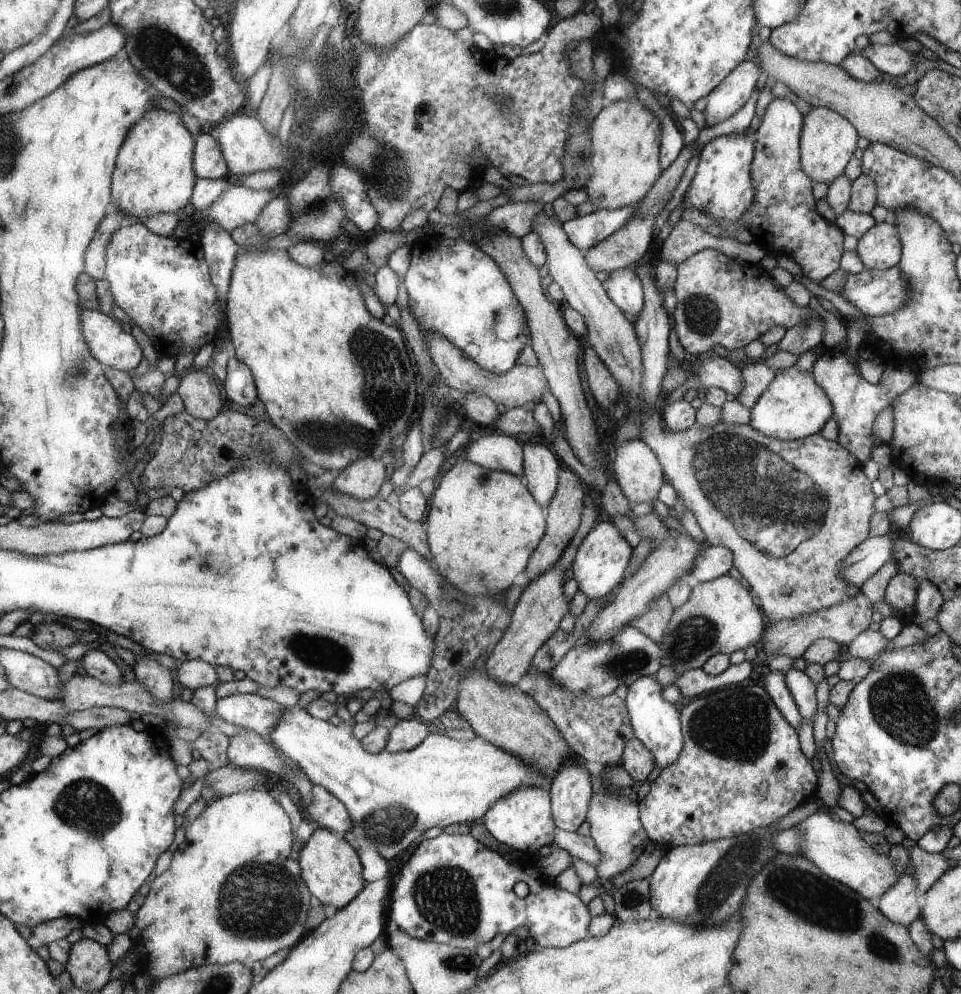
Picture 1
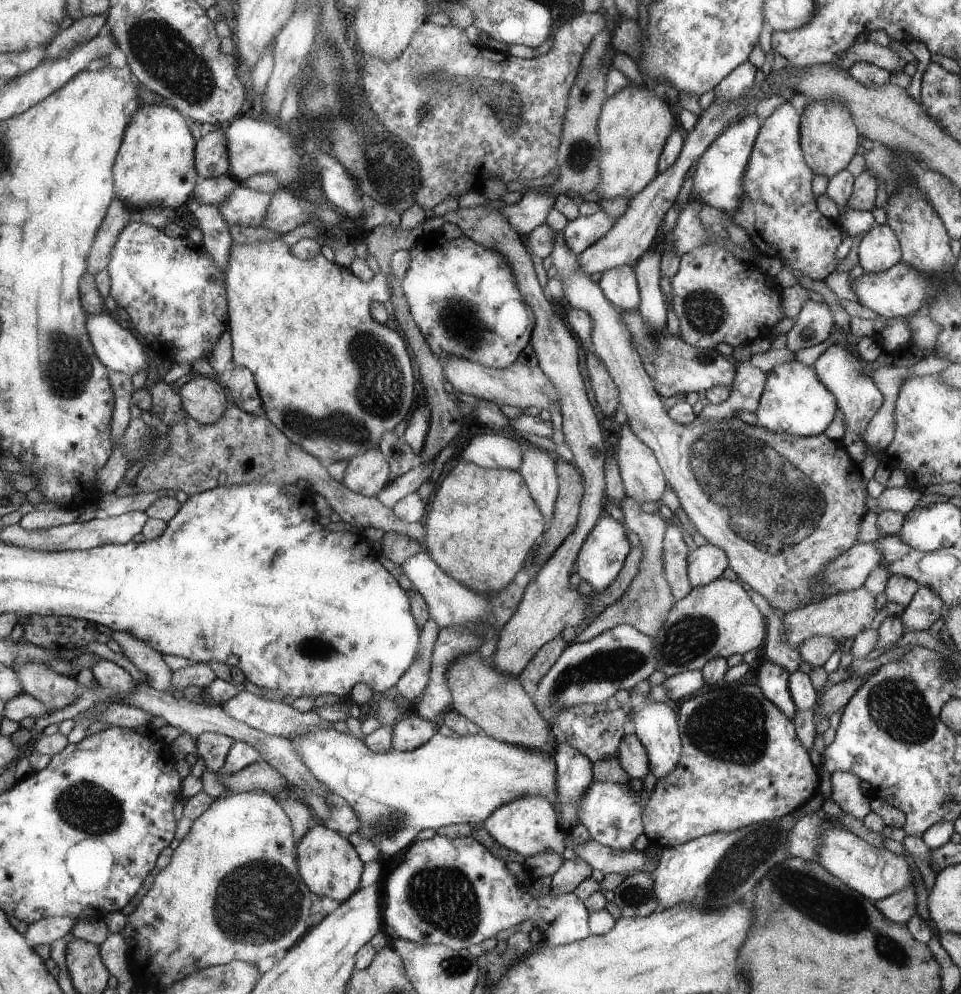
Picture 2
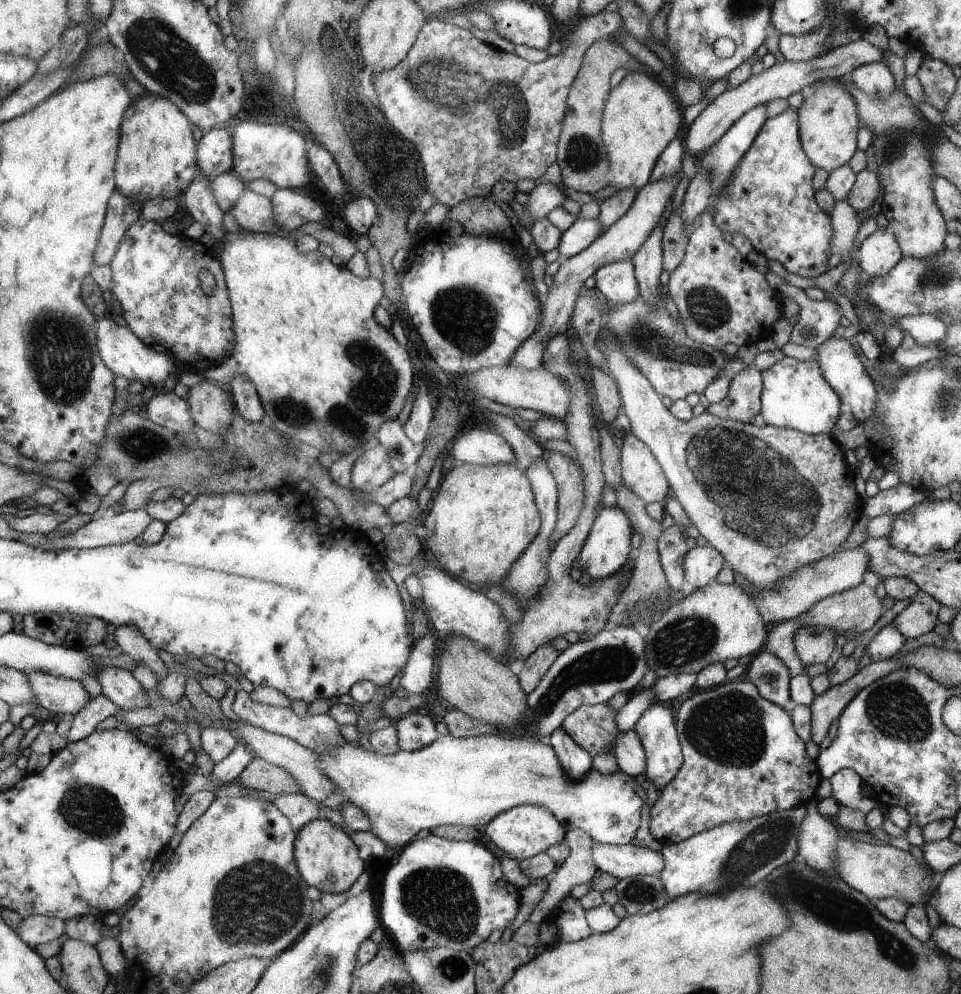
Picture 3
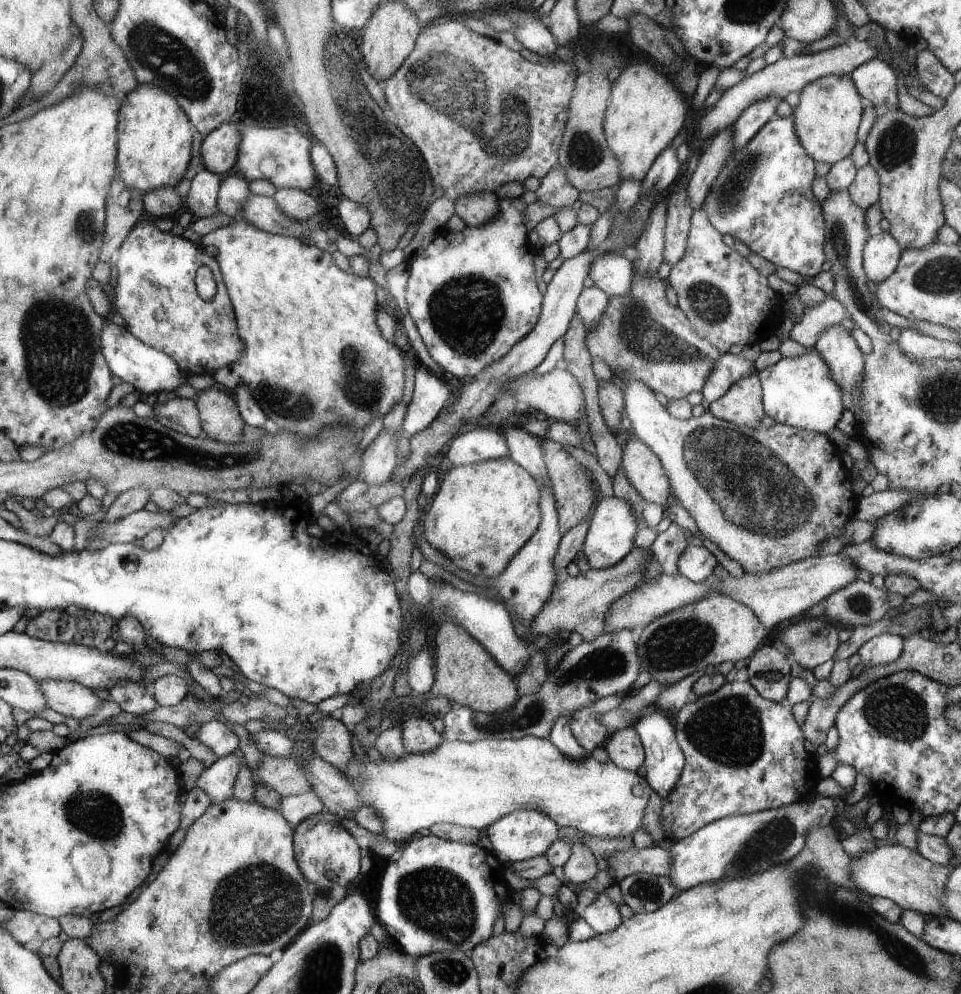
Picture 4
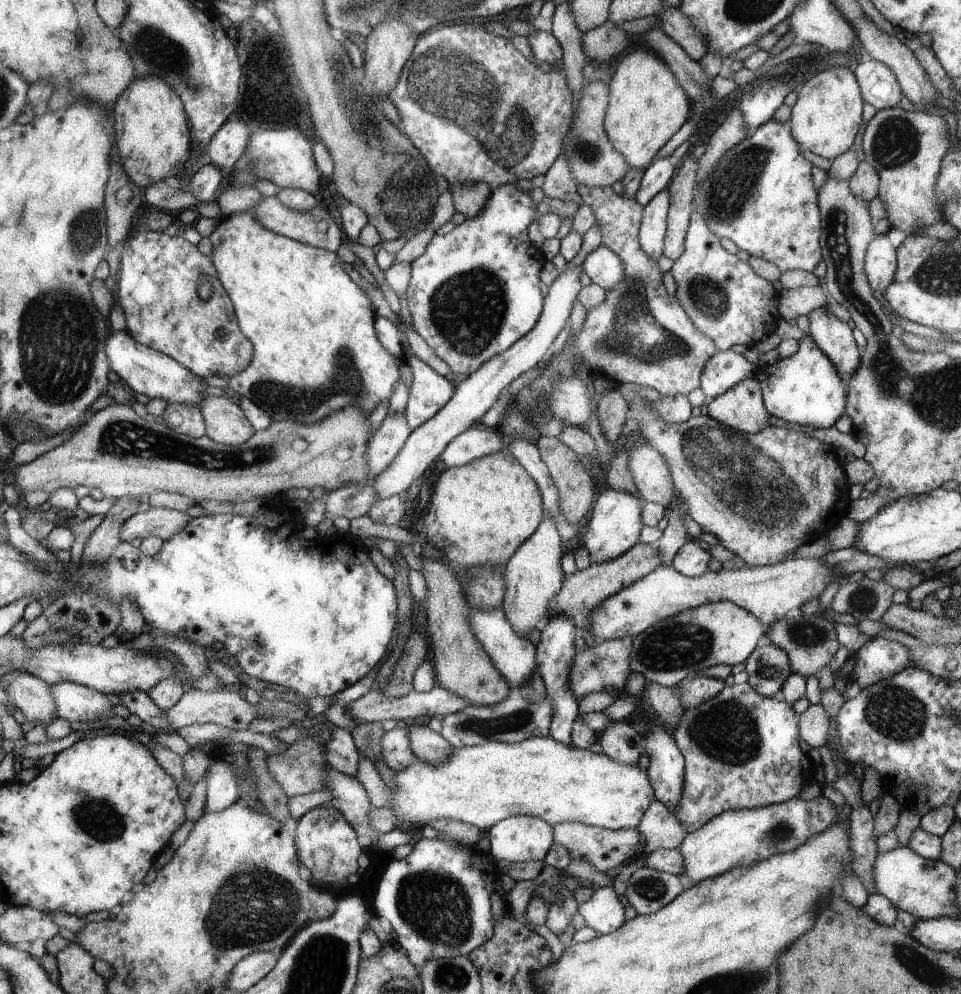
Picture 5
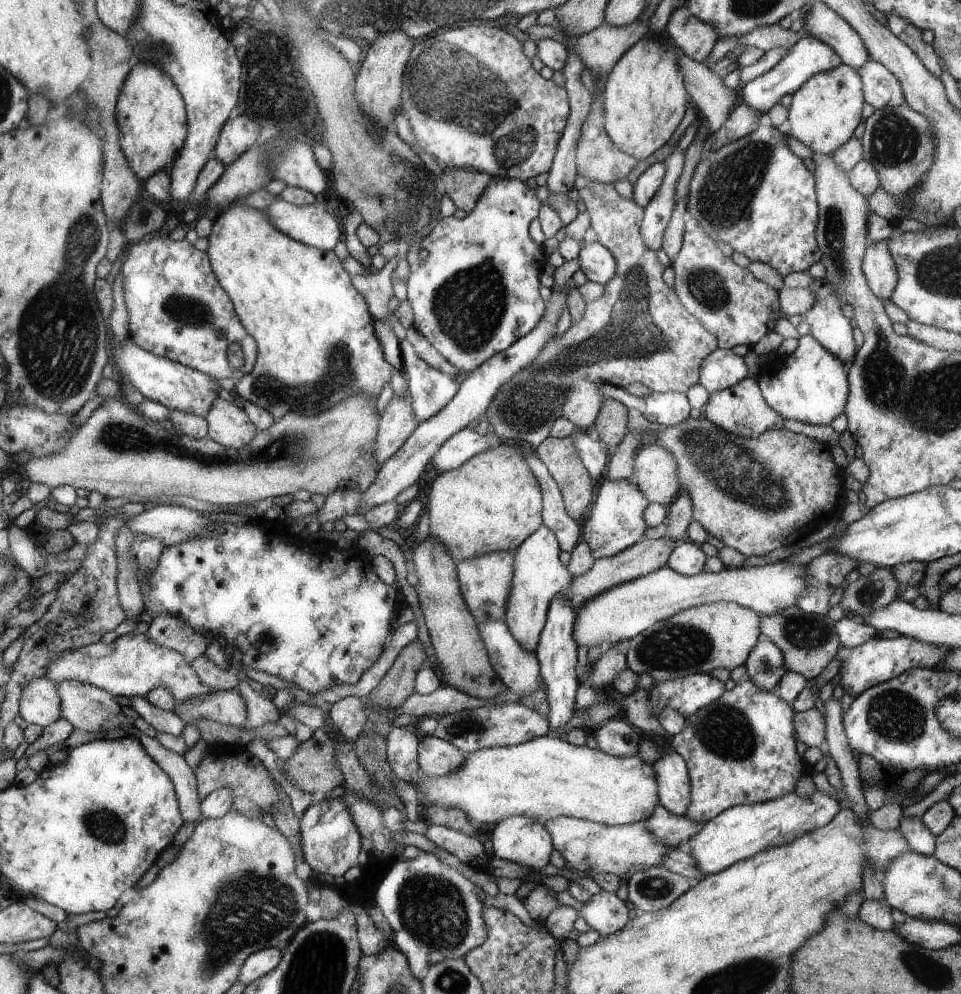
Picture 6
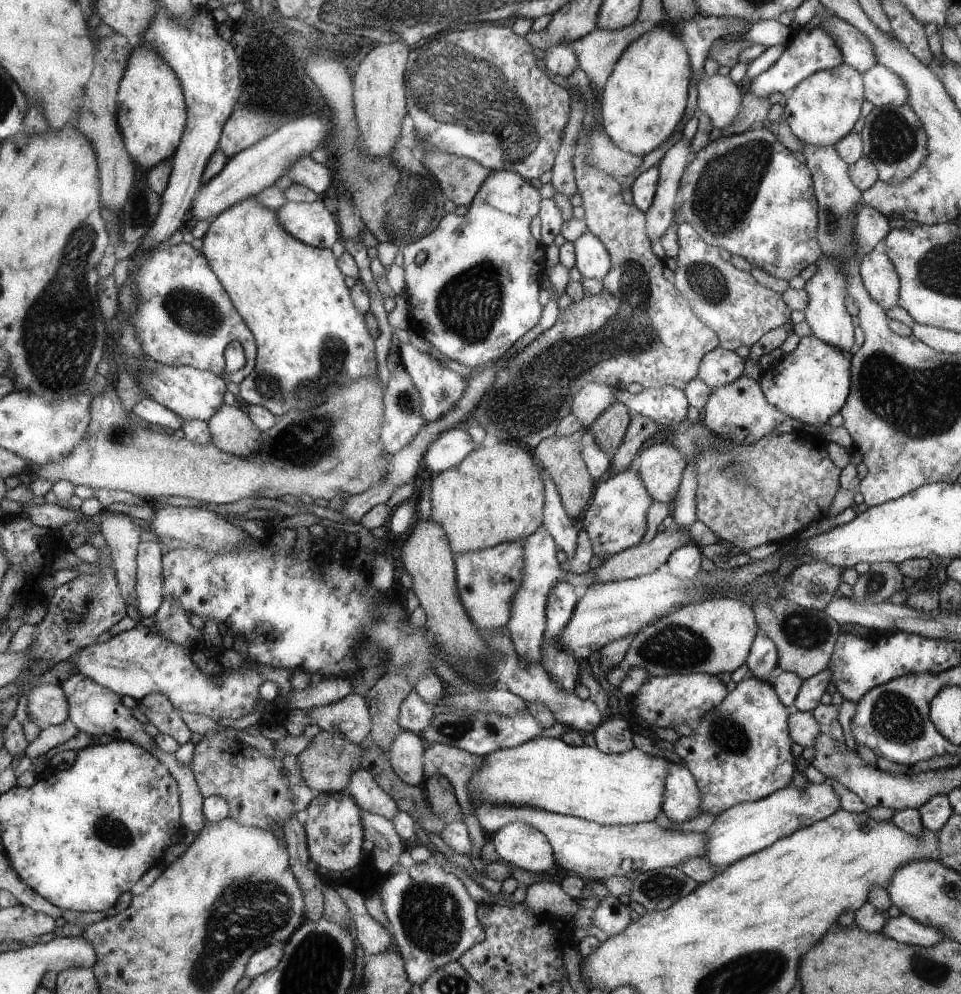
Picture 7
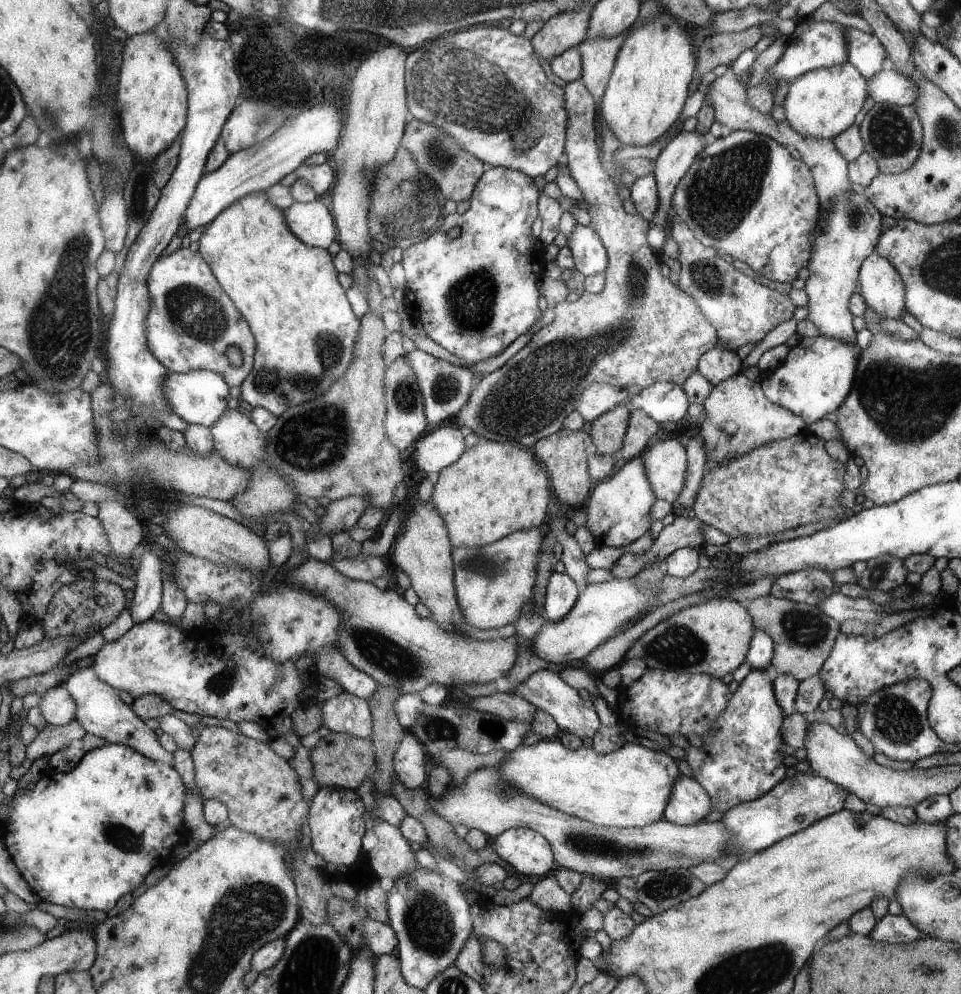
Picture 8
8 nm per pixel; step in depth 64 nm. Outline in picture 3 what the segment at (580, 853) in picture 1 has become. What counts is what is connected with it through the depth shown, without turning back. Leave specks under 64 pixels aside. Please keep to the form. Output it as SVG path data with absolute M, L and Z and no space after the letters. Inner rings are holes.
M595 843L592 846L592 859L598 870L612 874L618 880L639 875L660 877L664 868L661 852L632 844L616 846Z

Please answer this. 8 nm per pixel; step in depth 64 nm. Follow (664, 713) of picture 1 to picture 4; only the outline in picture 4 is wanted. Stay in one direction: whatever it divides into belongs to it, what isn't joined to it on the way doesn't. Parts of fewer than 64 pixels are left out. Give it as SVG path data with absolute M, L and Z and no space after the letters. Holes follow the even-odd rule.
M646 709L633 728L640 738L645 753L645 778L649 786L653 788L653 792L656 792L659 798L669 798L674 791L674 786L677 786L681 779L682 770L685 769L685 754L680 750L680 744L676 742L677 736L674 736L674 728L672 728L668 716L660 710L654 710L650 714Z

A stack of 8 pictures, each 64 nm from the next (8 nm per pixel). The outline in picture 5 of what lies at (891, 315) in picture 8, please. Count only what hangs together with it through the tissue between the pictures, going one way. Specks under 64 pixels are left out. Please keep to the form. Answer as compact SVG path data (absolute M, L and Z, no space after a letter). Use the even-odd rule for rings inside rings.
M887 235L874 236L865 255L865 274L874 292L884 292L897 273L898 248L895 248Z

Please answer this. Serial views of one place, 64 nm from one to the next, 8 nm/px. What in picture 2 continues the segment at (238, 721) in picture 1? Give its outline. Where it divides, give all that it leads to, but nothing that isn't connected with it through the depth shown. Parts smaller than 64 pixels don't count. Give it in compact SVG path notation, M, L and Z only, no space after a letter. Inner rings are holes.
M245 689L239 690L230 700L222 704L224 704L225 712L233 719L246 723L248 726L269 735L280 735L292 739L298 735L306 735L309 731L318 727L333 728L332 723L321 719L319 714L312 710L301 713L294 709L292 705L259 698L258 695L252 694Z

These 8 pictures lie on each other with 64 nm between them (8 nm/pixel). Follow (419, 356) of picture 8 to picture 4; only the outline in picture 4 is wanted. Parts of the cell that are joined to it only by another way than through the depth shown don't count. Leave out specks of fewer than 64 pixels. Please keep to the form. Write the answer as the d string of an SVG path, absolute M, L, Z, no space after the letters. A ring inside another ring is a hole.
M423 364L416 366L416 386L403 421L405 433L411 438L422 430L428 430L449 404L450 396L452 390L442 376Z

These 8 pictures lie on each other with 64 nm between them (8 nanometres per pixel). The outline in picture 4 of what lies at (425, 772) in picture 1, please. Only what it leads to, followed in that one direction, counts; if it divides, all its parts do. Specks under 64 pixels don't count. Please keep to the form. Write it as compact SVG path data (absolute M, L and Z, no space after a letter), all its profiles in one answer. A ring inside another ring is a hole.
M526 736L519 740L490 738L477 742L443 739L444 742L436 750L424 754L406 752L406 756L402 758L383 758L379 763L369 758L360 762L354 754L346 770L338 770L358 790L360 802L380 812L384 830L379 834L390 842L404 846L412 838L419 836L420 830L444 823L478 831L489 829L500 818L522 808L549 815L560 828L572 826L584 834L602 839L630 838L645 820L645 810L653 788L637 772L624 770L611 761L608 764L598 762L591 755L586 760L572 760L554 746L549 738Z

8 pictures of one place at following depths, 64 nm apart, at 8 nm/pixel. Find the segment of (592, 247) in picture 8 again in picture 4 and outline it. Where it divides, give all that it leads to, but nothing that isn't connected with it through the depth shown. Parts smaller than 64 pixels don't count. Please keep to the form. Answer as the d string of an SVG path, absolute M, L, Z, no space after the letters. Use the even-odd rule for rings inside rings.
M610 252L608 256L604 254L602 258L598 256L592 262L590 278L609 298L626 296L634 278L632 261L624 254L614 252Z

